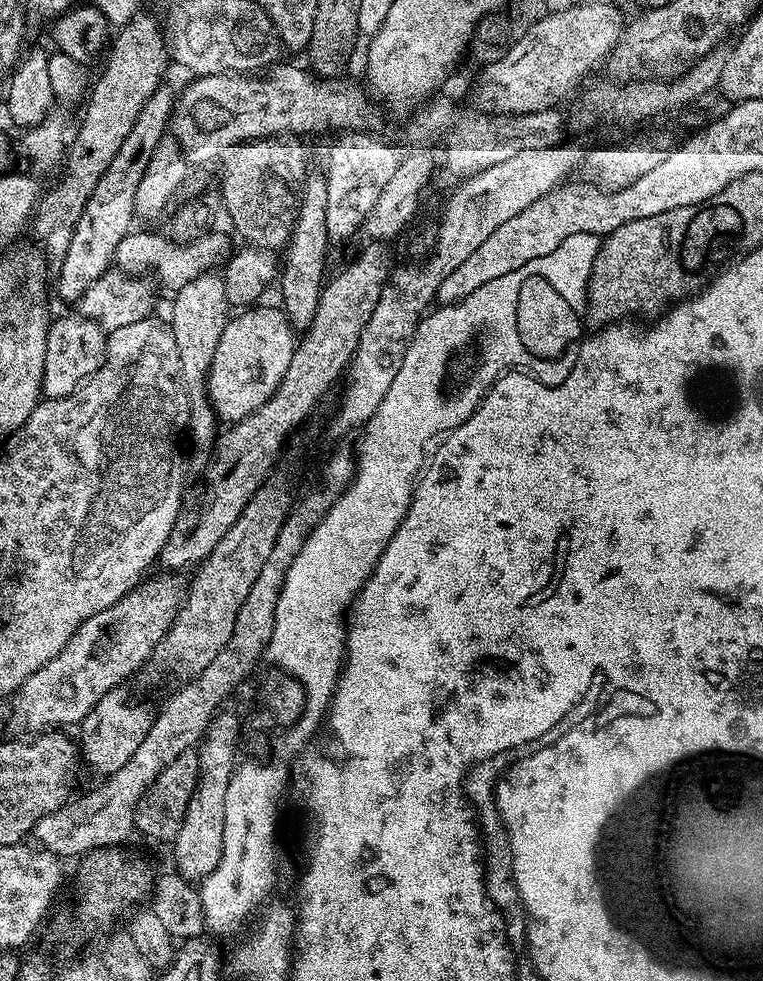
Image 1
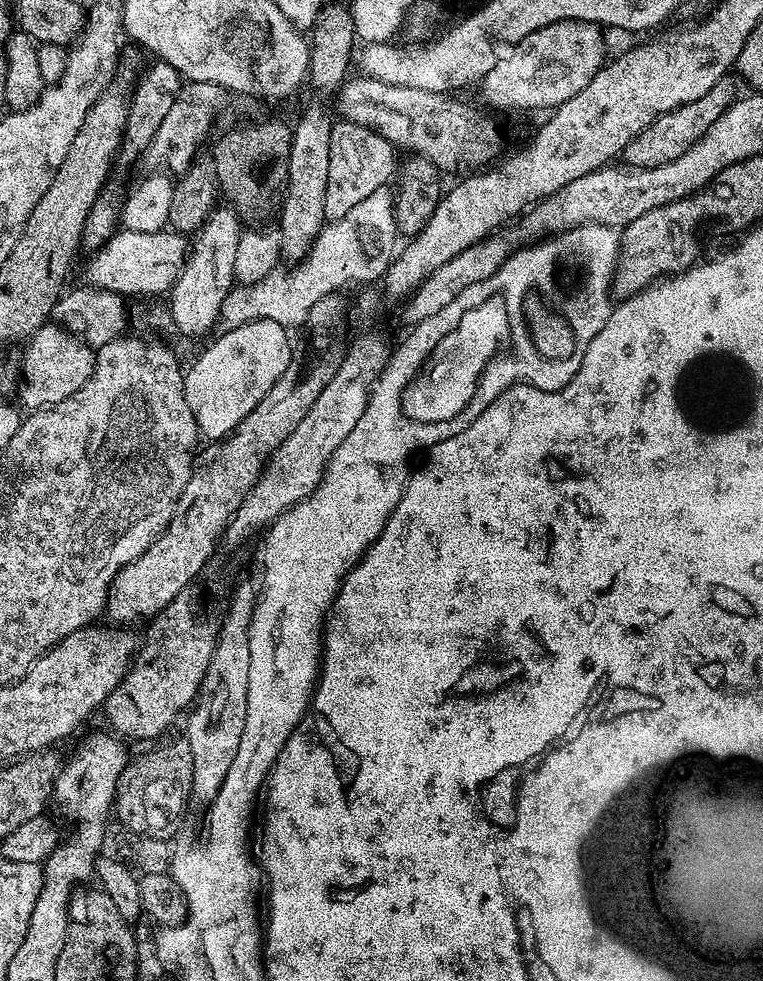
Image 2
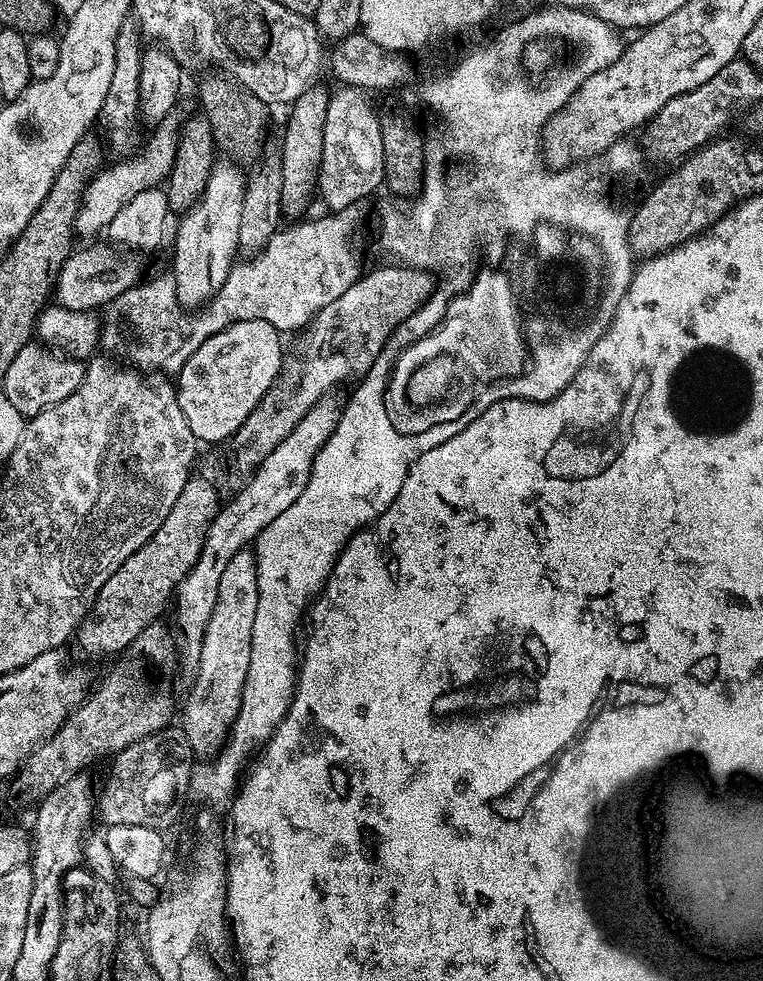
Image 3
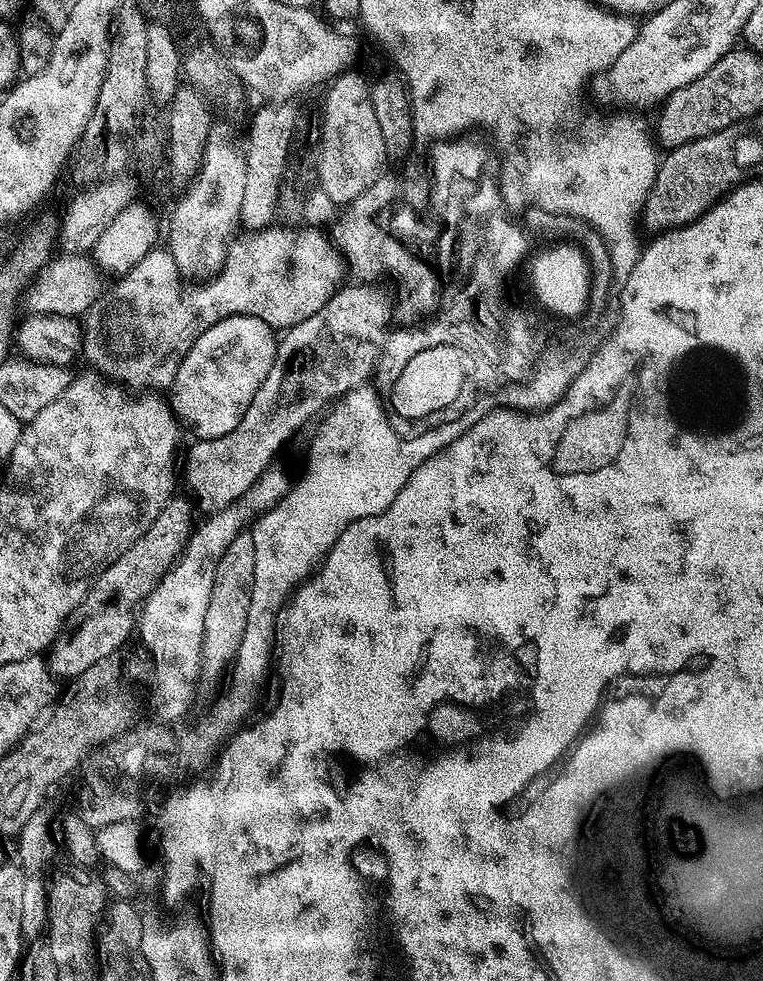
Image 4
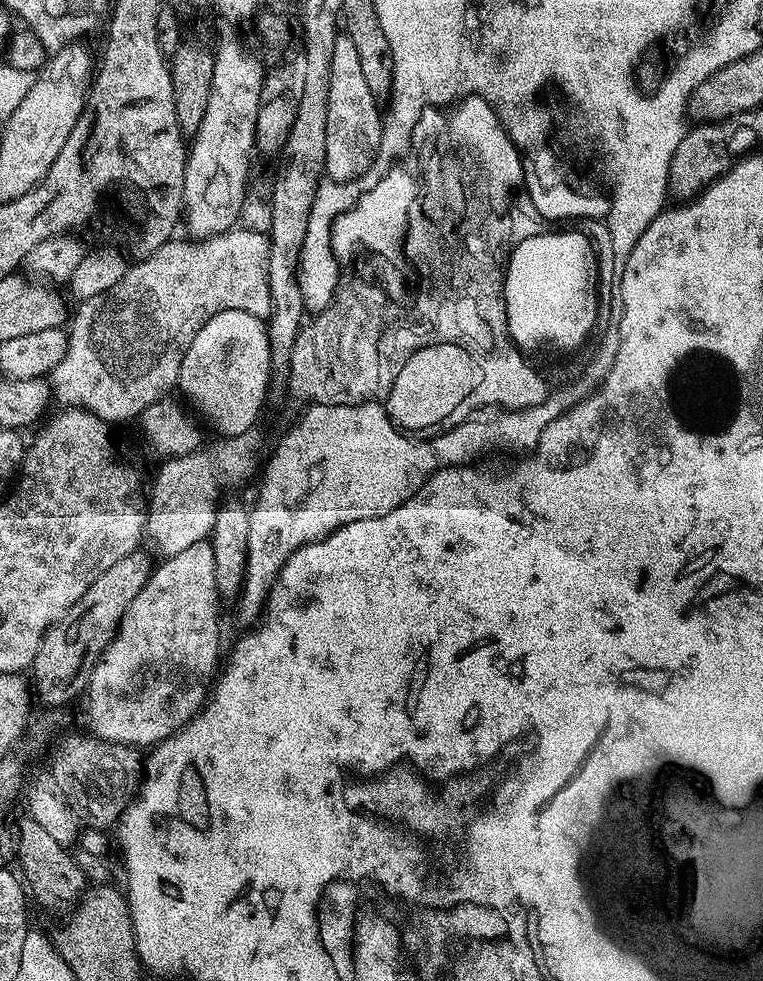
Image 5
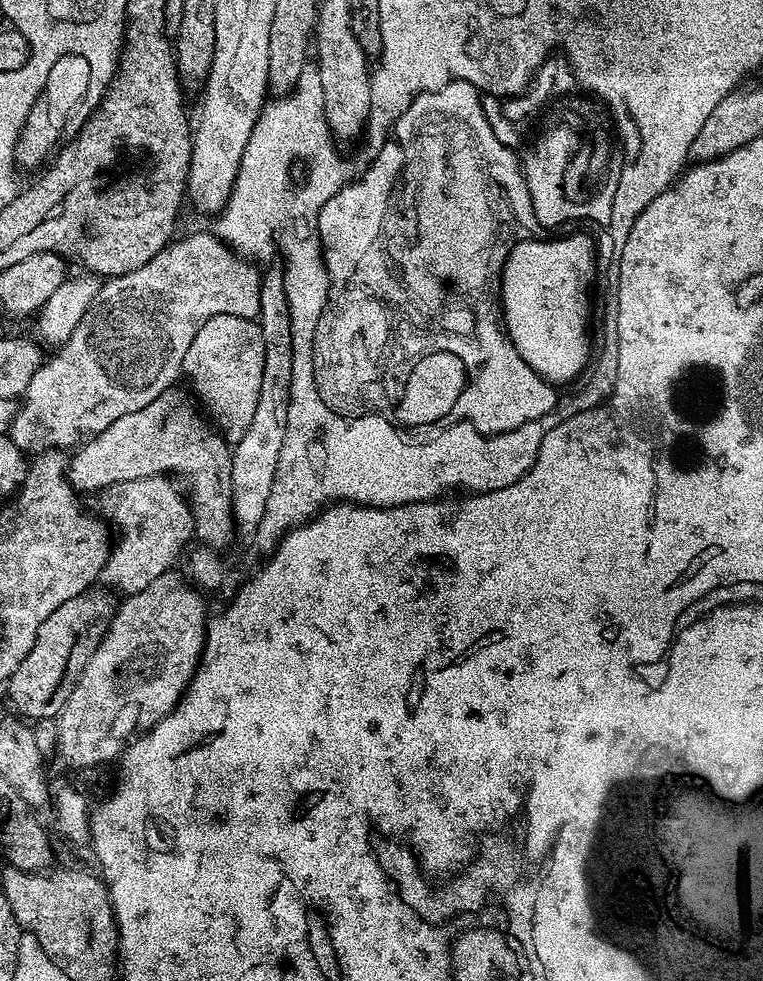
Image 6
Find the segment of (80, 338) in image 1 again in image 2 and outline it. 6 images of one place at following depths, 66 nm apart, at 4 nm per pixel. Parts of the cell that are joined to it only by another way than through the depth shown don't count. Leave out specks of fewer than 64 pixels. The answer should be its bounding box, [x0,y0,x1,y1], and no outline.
[18,322,96,410]

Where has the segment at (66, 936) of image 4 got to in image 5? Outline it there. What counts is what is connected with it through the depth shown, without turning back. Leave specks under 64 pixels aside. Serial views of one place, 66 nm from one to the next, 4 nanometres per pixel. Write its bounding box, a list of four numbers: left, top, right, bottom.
[14,818,86,910]

